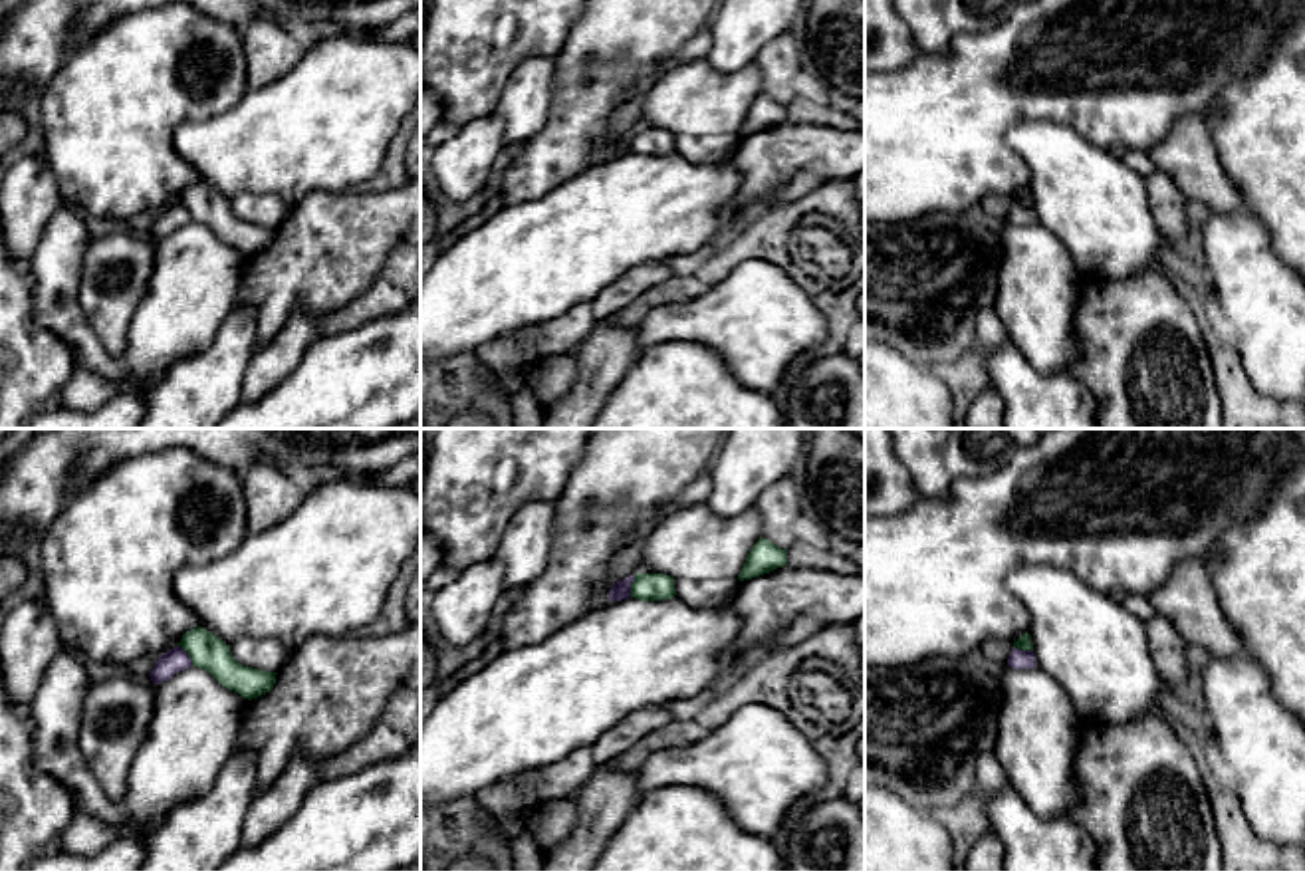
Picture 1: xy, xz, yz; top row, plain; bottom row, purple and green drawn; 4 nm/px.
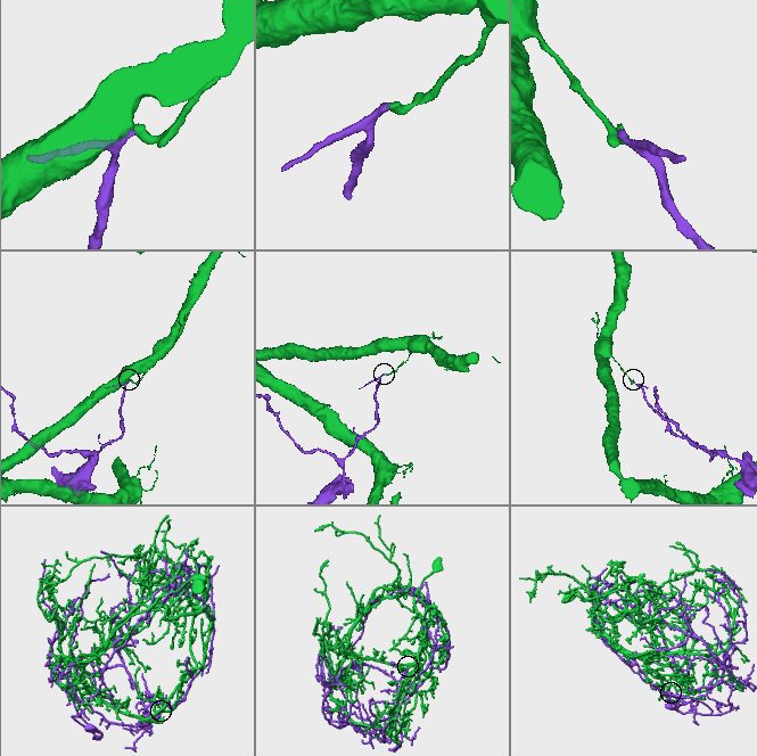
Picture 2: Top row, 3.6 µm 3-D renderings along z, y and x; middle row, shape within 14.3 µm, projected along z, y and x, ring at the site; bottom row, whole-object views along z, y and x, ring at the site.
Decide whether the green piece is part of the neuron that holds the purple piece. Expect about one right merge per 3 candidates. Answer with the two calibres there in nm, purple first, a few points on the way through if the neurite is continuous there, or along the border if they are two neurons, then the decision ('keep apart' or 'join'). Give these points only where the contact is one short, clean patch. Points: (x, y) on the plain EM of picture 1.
calibres 80 and 110 nm; border xz (635, 131), (629, 151); keep apart

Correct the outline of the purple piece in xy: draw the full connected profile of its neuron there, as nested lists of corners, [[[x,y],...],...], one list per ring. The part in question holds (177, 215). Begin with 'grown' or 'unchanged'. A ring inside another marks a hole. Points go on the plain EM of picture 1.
unchanged | [[[173,202],[171,206],[159,212],[149,232],[155,240],[161,240],[188,222],[192,222],[188,208],[182,202]]]

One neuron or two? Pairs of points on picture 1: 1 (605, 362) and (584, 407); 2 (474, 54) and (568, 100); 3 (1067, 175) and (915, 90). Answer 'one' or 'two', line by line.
1: one
2: two
3: two

